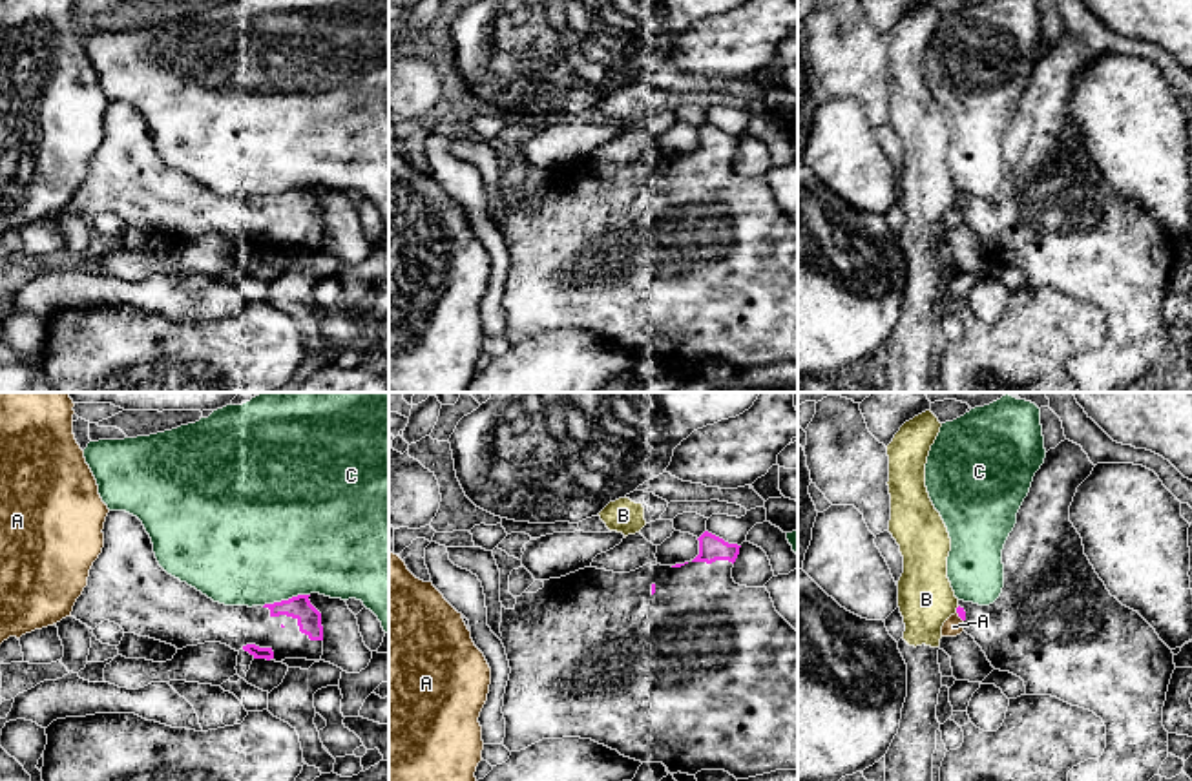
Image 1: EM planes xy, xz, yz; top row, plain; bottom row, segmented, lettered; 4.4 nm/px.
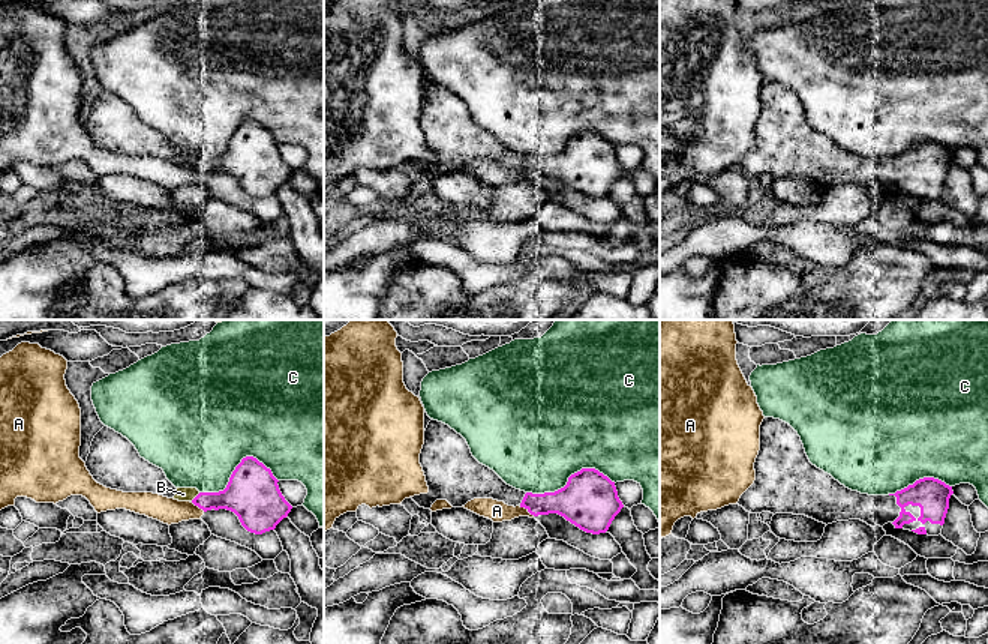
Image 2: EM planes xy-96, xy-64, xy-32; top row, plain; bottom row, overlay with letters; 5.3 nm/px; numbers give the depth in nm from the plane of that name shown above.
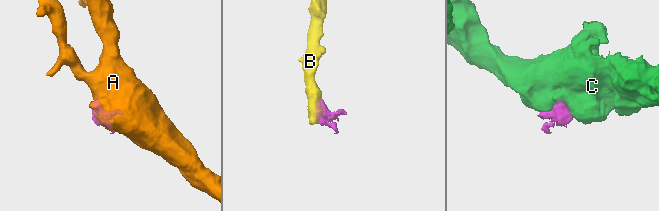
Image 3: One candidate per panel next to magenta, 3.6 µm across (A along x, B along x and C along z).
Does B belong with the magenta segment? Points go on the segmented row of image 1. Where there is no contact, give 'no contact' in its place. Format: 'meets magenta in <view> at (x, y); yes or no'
meets magenta in yz at (957, 610); no

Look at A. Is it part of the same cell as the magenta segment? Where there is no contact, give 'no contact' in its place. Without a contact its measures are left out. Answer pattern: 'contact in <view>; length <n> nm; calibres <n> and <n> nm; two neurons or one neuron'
contact in yz; length 50 nm; calibres 40 and 90 nm; two neurons

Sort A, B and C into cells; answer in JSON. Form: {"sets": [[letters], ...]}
{"sets": [["A"], ["B"], ["C"]]}

